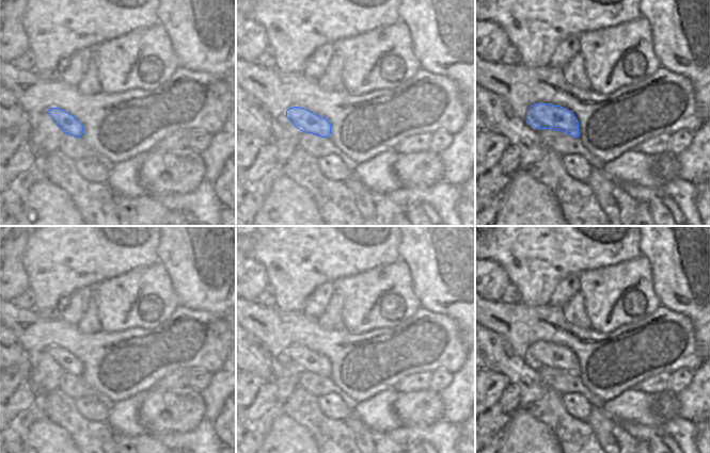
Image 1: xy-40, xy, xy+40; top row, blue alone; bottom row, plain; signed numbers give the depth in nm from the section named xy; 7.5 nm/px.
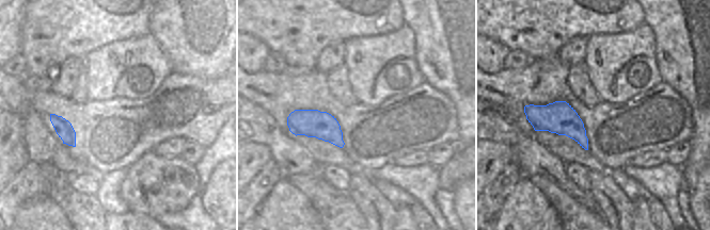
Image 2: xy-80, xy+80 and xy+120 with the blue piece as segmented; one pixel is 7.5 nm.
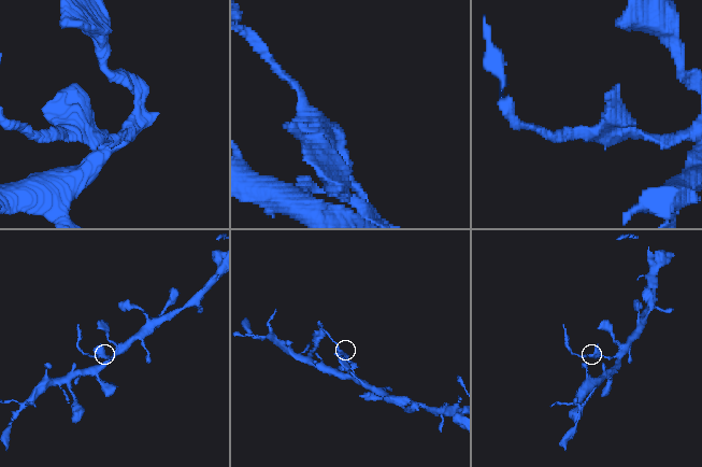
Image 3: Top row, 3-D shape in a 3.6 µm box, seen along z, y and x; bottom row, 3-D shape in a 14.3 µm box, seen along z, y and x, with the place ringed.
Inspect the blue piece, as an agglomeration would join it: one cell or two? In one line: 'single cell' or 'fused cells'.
fused cells

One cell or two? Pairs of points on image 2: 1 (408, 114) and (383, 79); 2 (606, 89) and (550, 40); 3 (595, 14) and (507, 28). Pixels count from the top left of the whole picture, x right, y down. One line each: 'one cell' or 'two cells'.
1: two cells
2: two cells
3: one cell

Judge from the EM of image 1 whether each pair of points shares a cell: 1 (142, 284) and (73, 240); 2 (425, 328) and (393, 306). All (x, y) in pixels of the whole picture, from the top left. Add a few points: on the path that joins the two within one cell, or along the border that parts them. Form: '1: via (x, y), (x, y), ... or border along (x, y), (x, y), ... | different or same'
1: border along (148, 264), (142, 268), (133, 268), (101, 282) | different
2: border along (421, 306), (406, 320), (388, 329) | different

